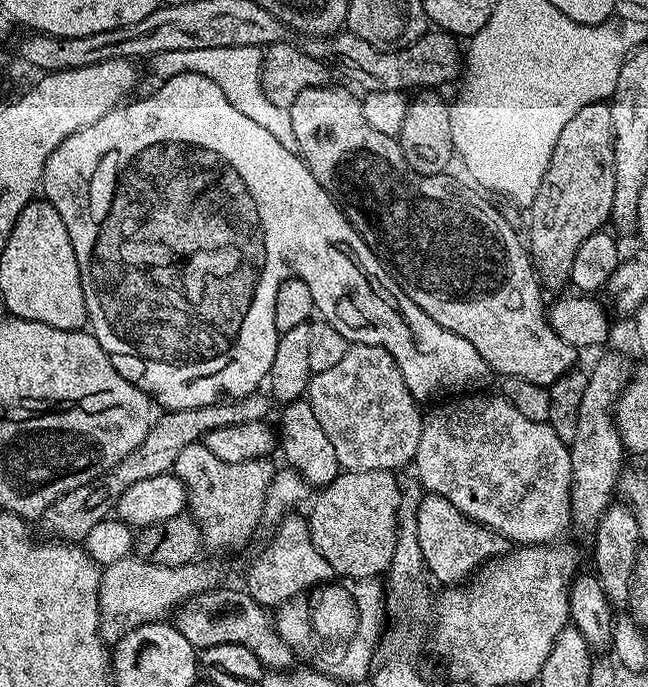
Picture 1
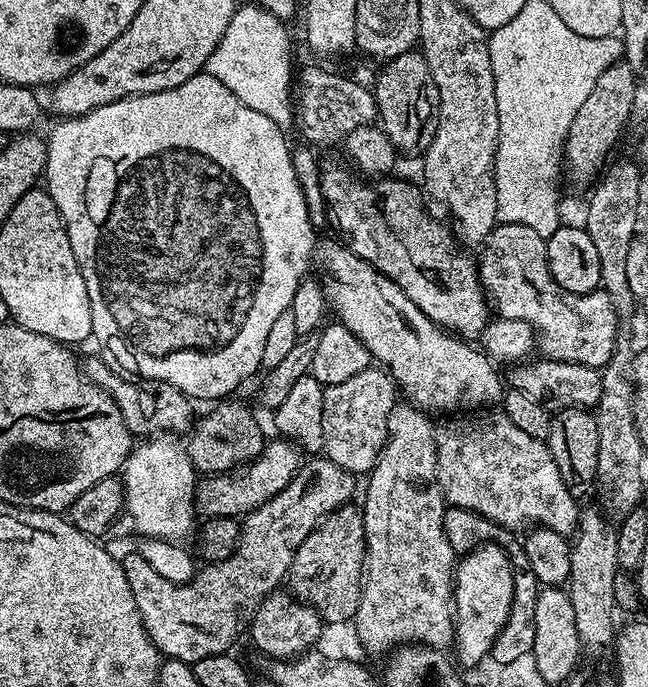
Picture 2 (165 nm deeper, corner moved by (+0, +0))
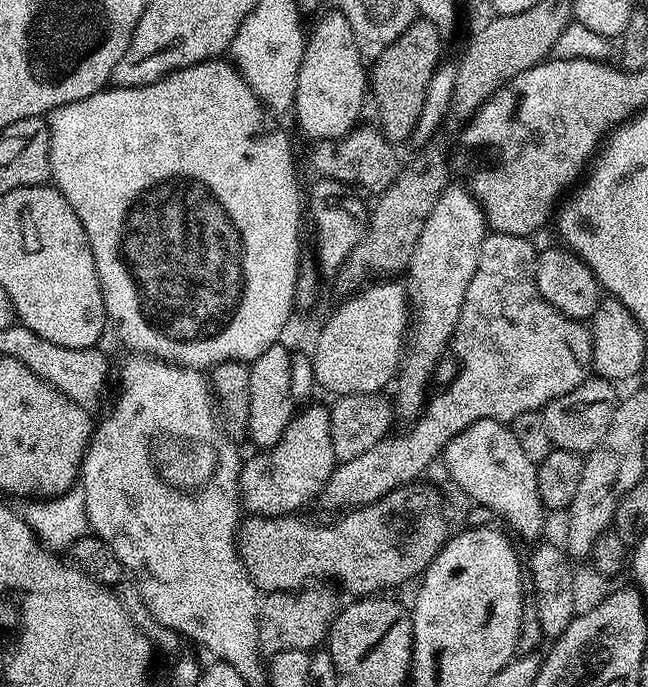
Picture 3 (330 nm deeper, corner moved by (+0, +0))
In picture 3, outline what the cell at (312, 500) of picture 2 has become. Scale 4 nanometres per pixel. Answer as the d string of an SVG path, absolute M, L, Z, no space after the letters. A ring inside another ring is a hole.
M492 232L485 235L482 242L482 250L478 258L478 266L474 270L474 278L470 278L470 286L466 286L466 298L462 302L462 314L458 314L458 326L456 333L452 335L452 343L450 345L451 355L459 360L460 373L453 380L447 381L445 392L440 392L436 397L433 395L431 399L424 405L423 412L407 425L405 432L389 434L383 440L374 442L374 446L370 446L370 450L358 454L358 458L350 458L349 460L341 460L336 465L336 469L330 474L330 478L326 482L322 493L322 501L328 508L336 508L335 510L347 510L349 508L360 508L363 504L372 504L375 500L380 500L386 494L390 494L396 488L402 488L405 484L410 484L421 479L420 476L432 464L432 459L439 457L443 453L444 447L448 445L462 430L466 430L474 422L479 420L499 420L501 422L511 422L514 418L518 418L518 414L526 414L527 412L539 412L549 404L555 396L562 394L570 394L570 390L577 388L584 380L589 379L590 373L593 371L592 366L592 334L591 331L581 321L571 320L566 314L559 312L554 306L550 306L550 302L546 302L540 297L540 291L536 285L536 258L538 248L532 245L533 241L527 236L515 236L514 234L502 234L501 232Z

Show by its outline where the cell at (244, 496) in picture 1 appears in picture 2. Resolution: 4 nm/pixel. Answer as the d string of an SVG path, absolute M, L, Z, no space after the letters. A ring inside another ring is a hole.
M224 398L213 403L212 408L204 417L195 421L190 435L186 440L188 457L192 465L200 474L215 474L217 472L231 472L260 455L264 450L266 435L260 429L256 416L237 398Z

